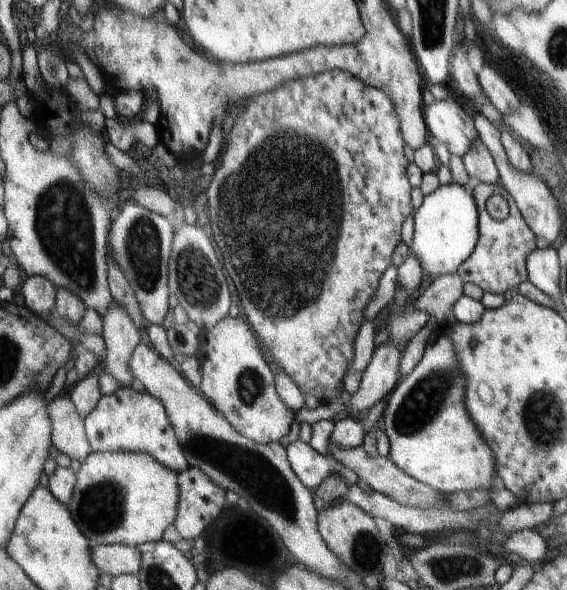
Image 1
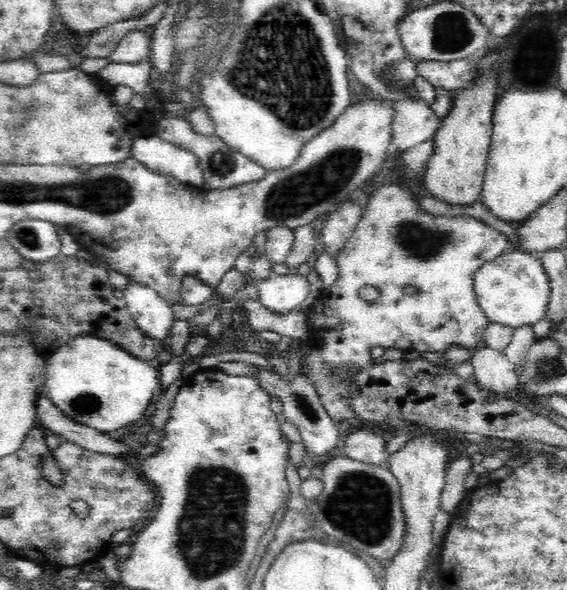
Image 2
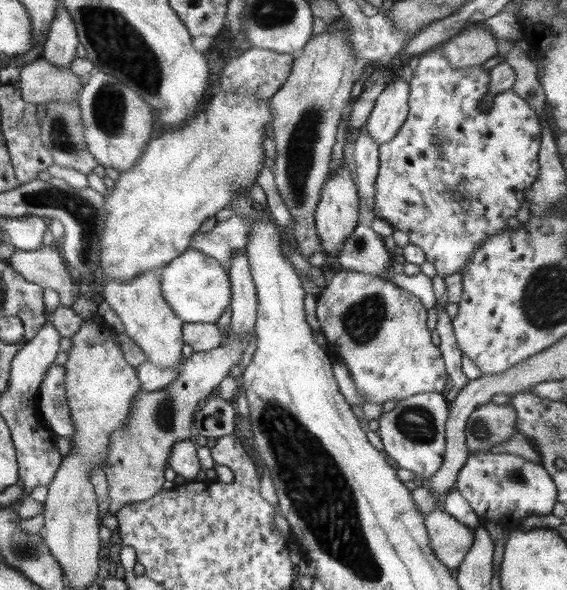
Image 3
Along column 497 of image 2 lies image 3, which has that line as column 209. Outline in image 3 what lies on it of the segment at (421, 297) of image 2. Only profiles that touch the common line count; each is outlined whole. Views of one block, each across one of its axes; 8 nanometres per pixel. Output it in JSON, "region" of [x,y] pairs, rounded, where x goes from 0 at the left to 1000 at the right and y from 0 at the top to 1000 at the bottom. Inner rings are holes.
{"region":[[[407,364],[400,373],[381,378],[370,392],[353,395],[349,390],[342,395],[337,403],[339,417],[388,444],[402,464],[413,427],[427,427],[434,420],[441,378],[444,373]]]}

